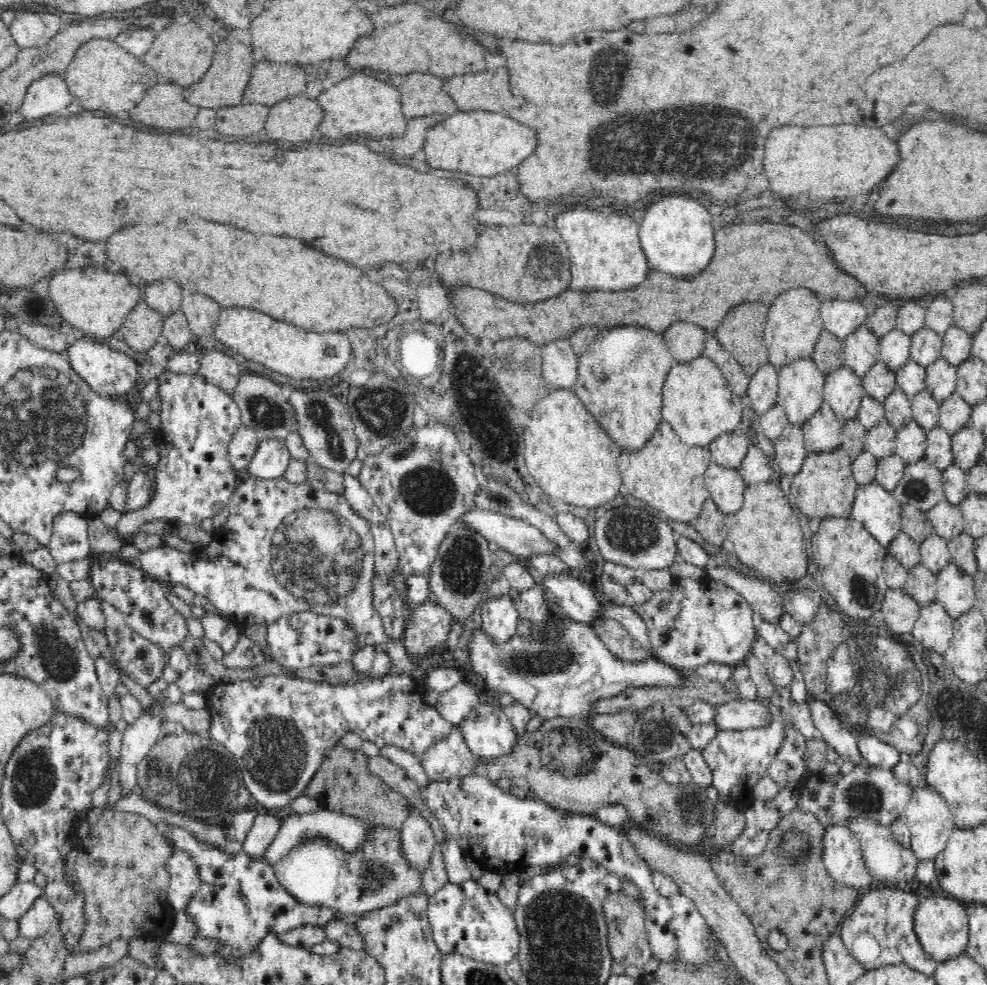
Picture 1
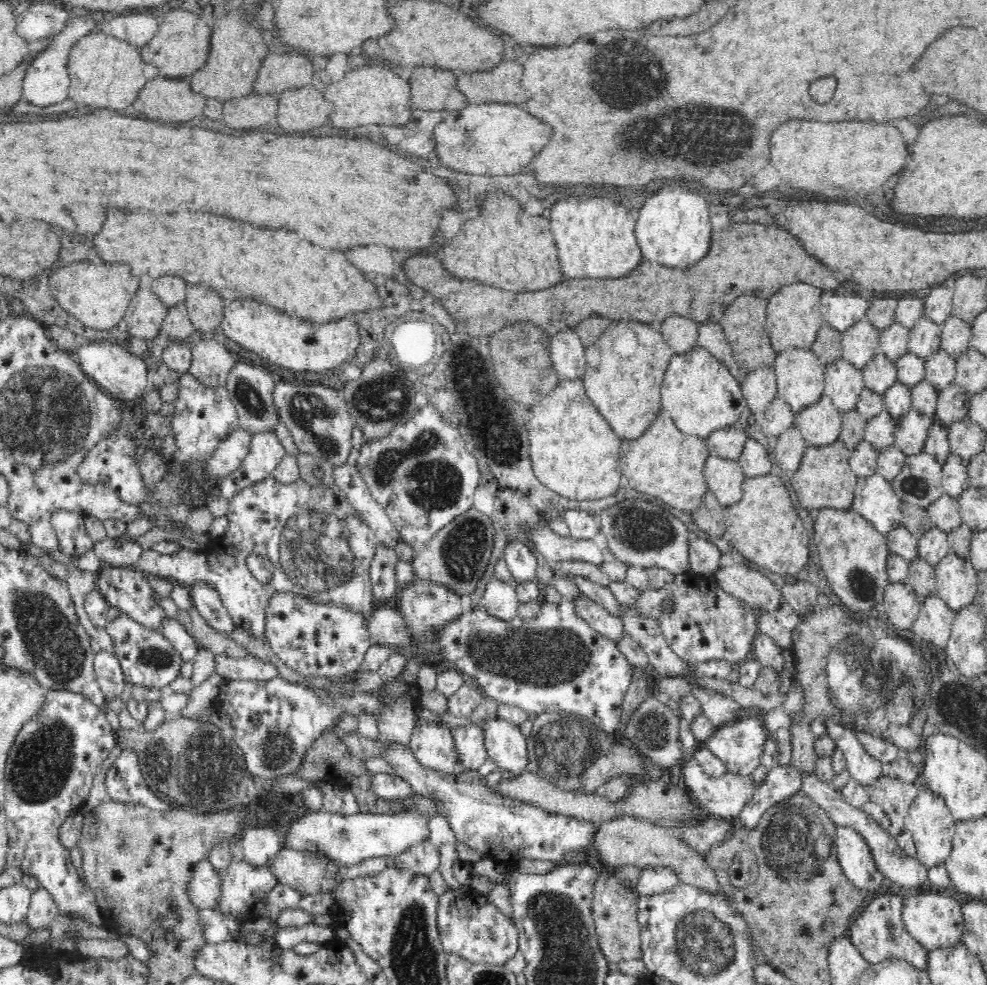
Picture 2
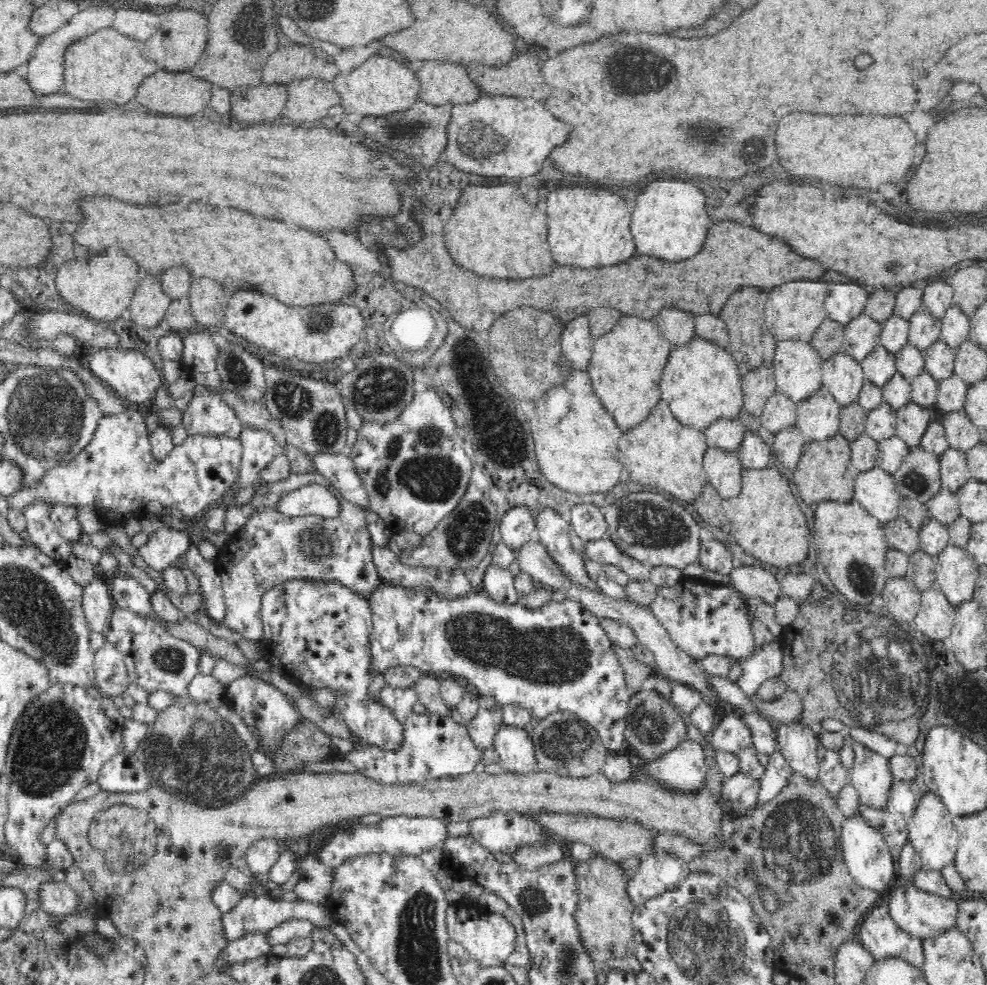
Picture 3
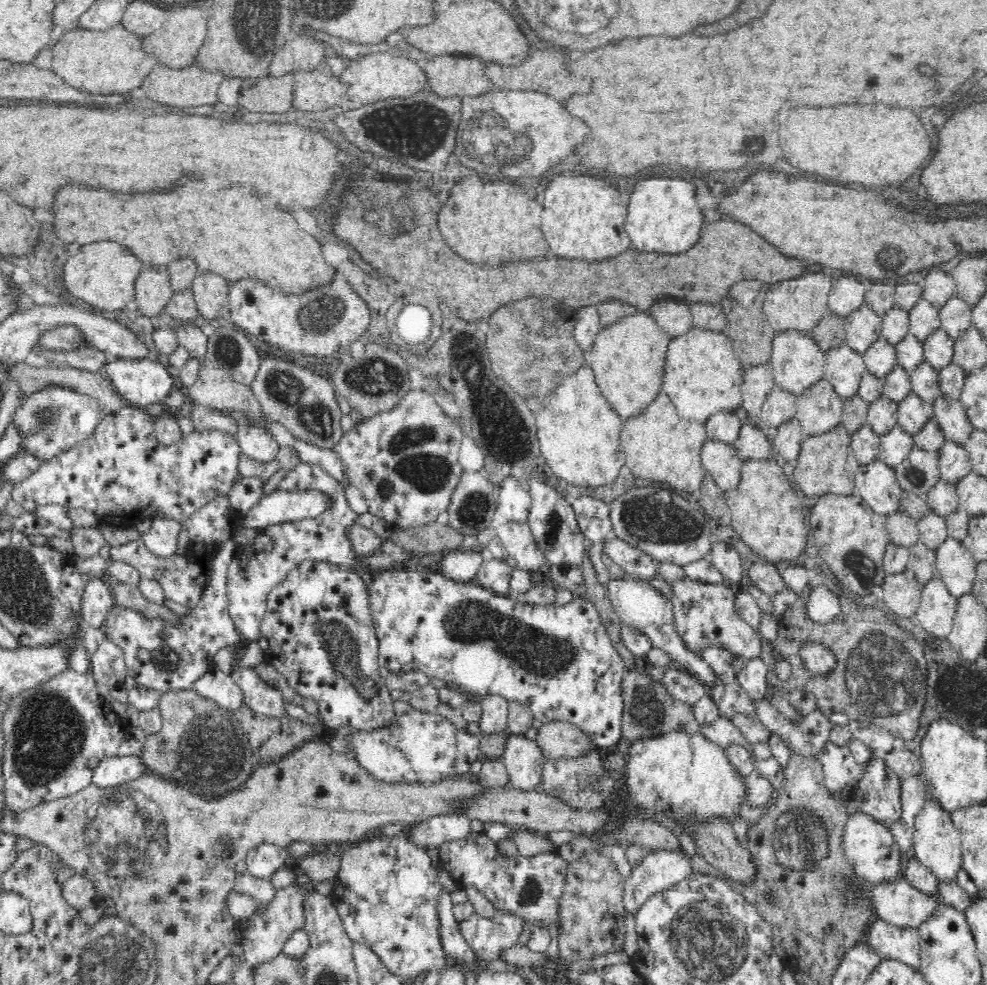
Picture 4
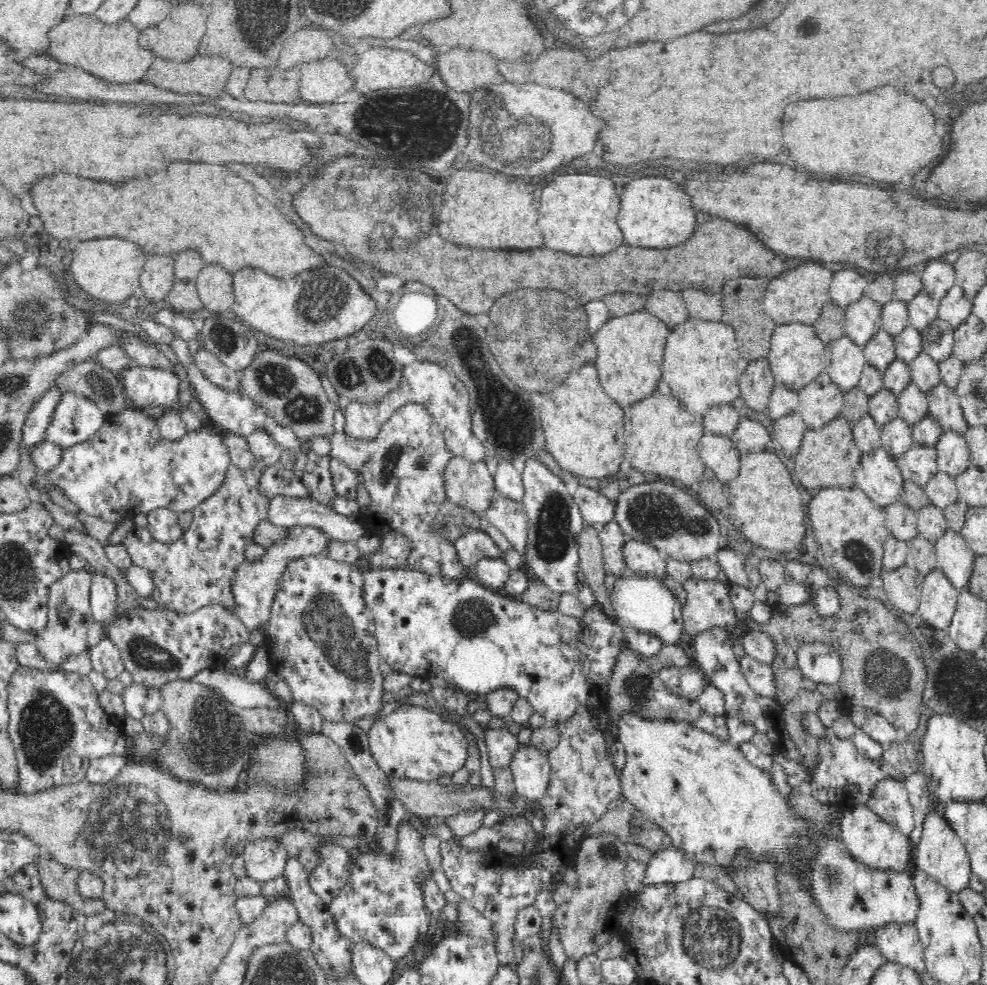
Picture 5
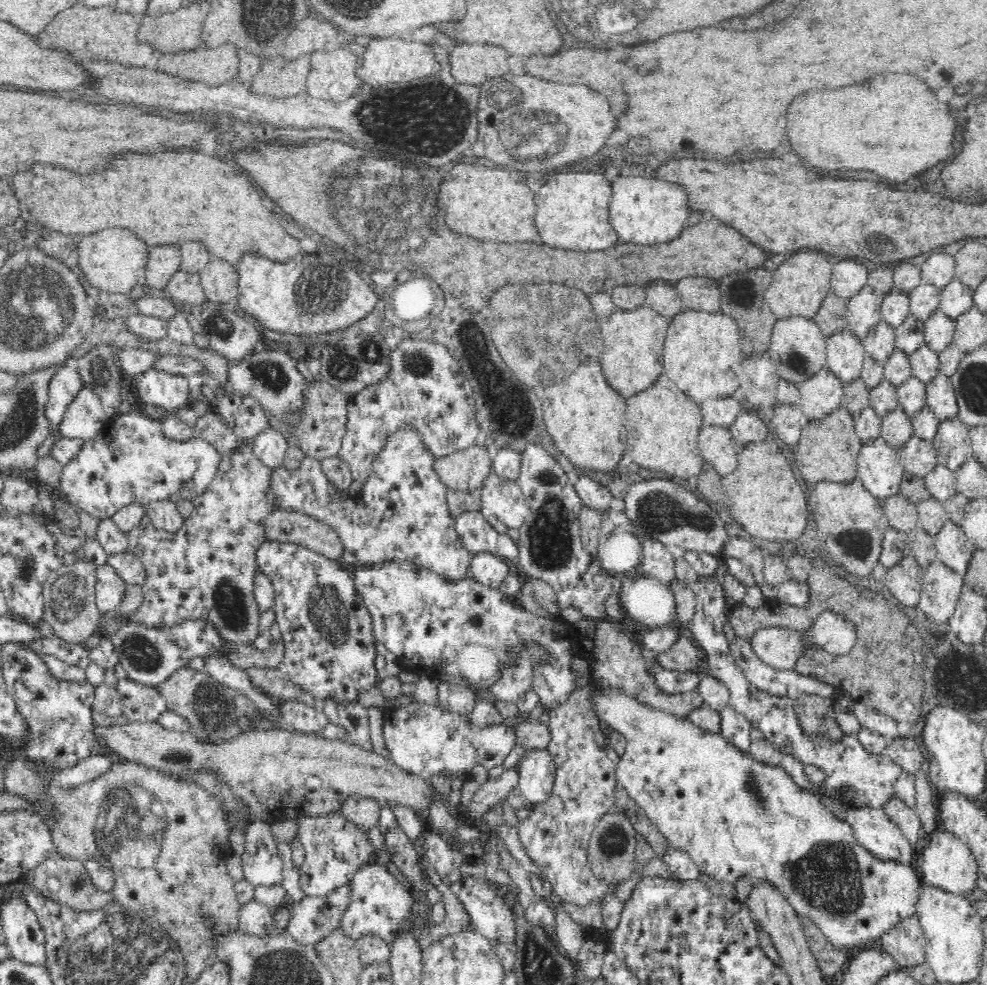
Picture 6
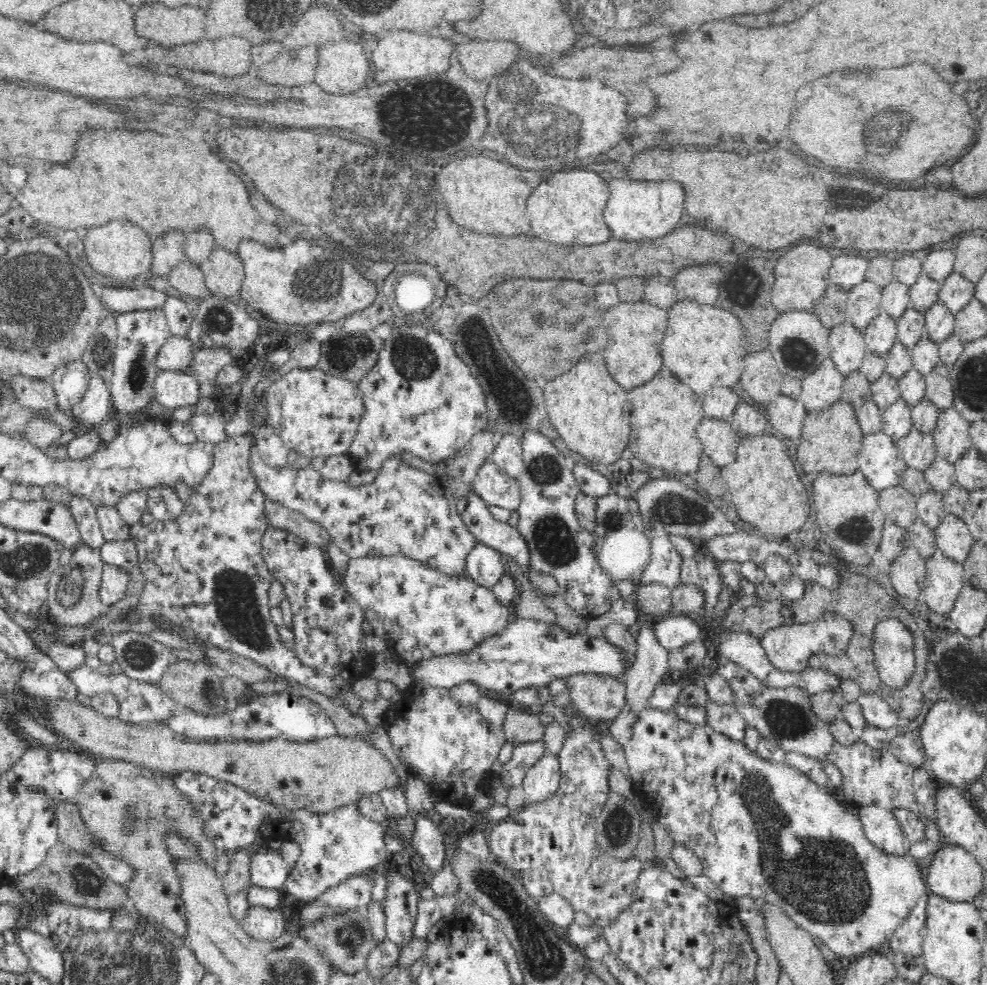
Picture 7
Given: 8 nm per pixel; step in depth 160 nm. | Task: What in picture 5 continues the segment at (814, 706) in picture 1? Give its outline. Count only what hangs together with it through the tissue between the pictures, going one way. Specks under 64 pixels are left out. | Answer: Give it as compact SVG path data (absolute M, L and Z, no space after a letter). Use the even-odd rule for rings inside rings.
M884 780L876 784L866 806L878 813L888 824L898 827L902 834L910 837L914 830L914 815L909 792L904 782Z

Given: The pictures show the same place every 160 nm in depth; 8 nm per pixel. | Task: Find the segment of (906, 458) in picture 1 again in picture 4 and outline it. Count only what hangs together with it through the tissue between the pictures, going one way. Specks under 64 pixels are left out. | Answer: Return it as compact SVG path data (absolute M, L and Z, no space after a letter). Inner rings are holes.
M914 393L908 394L906 400L897 404L897 424L911 435L918 432L933 416L933 404Z

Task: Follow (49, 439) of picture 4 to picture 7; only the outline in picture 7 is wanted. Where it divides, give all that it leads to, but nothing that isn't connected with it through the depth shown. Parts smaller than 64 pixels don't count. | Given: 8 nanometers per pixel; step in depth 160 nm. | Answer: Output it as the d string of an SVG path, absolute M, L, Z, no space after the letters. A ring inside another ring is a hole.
M92 374L89 388L73 407L72 413L87 430L100 426L112 412L111 395L107 380L100 374Z

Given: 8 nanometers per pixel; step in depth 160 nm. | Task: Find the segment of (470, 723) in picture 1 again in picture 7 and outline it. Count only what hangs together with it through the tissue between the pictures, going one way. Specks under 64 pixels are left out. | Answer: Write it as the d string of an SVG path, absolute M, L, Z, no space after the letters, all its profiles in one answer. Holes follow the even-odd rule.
M546 752L525 774L522 787L528 804L546 802L558 792L562 778L560 761L557 755Z

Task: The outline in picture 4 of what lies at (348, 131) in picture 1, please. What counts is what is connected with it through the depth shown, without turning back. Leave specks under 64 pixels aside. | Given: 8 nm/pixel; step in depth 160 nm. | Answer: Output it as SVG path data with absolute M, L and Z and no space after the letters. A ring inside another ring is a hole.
M380 49L361 56L360 60L354 60L354 64L349 63L341 74L342 76L337 76L337 79L349 85L346 92L348 98L362 105L381 102L390 97L407 97L429 86L422 63L408 59L406 56L392 56Z

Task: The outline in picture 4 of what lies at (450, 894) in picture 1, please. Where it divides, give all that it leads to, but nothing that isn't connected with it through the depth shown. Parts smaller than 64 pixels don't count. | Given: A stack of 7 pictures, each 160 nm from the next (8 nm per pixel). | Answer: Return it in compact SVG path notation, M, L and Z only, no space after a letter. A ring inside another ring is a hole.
M495 910L492 920L482 918L474 912L468 920L459 922L459 924L464 939L473 948L475 956L484 964L500 958L504 950L515 946L524 932L527 921L520 916L501 914Z

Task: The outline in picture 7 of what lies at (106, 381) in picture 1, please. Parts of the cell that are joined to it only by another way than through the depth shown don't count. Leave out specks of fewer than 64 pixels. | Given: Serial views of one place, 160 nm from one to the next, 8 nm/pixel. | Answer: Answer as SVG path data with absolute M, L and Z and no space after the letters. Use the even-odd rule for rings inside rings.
M160 370L155 380L156 400L170 411L192 407L200 400L200 378L184 370Z

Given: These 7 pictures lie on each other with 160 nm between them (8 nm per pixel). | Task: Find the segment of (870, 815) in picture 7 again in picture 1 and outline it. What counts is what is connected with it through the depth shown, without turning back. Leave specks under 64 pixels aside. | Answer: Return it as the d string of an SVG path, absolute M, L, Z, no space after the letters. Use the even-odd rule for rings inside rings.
M846 824L829 825L824 836L826 869L840 884L854 889L869 889L872 876L863 857L859 837Z

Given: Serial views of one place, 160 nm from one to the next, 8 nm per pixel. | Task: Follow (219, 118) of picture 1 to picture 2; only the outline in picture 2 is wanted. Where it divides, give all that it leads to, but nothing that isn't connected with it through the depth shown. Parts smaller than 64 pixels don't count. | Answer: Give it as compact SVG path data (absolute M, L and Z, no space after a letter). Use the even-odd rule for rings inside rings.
M251 94L223 102L222 122L232 128L250 130L250 126L266 124L278 112L278 98L272 94Z

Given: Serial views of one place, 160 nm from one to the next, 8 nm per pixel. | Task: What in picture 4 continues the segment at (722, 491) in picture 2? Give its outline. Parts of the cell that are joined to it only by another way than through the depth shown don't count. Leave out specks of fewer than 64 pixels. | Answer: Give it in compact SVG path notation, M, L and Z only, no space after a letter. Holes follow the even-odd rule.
M707 439L702 446L701 464L724 491L734 490L739 483L743 462L733 444Z

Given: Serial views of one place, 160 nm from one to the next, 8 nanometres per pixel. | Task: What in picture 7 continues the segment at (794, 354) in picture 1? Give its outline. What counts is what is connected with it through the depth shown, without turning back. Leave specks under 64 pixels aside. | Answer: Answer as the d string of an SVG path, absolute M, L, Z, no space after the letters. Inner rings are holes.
M798 244L792 250L788 250L776 264L774 276L776 282L772 286L772 304L780 312L788 312L792 309L810 309L825 294L830 283L829 270L832 264L832 256L814 244Z

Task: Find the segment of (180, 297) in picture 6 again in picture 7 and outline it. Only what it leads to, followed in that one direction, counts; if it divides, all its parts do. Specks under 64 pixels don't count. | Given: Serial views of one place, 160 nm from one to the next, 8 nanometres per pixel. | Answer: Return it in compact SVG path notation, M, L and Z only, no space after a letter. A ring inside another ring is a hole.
M188 258L177 262L168 273L170 291L186 297L205 297L210 294L199 263Z

